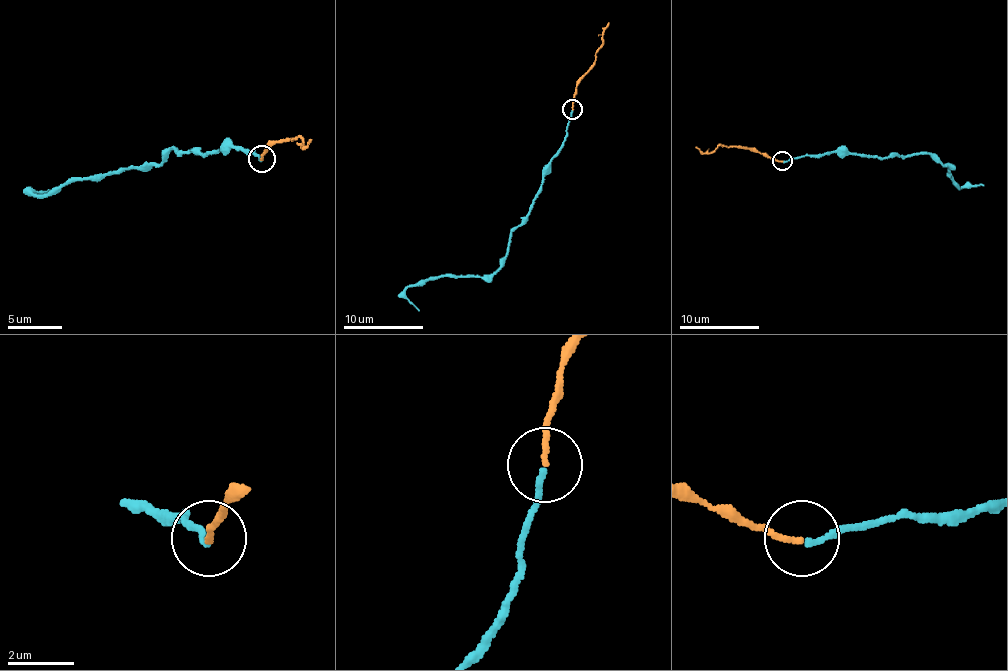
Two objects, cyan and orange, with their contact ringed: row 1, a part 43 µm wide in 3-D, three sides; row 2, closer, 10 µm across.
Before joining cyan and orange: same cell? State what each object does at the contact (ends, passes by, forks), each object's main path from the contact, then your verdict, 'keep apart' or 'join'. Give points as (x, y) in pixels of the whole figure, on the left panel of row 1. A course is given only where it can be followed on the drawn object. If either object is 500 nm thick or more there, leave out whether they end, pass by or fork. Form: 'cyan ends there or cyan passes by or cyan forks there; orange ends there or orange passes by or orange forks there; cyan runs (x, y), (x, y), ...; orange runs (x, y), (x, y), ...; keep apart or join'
cyan ends there; orange ends there; cyan runs (261, 159), (231, 148), (171, 148), (152, 164), (70, 178), (32, 194), (51, 192); orange runs (261, 159), (269, 145), (296, 137), (304, 148), (312, 140); join

